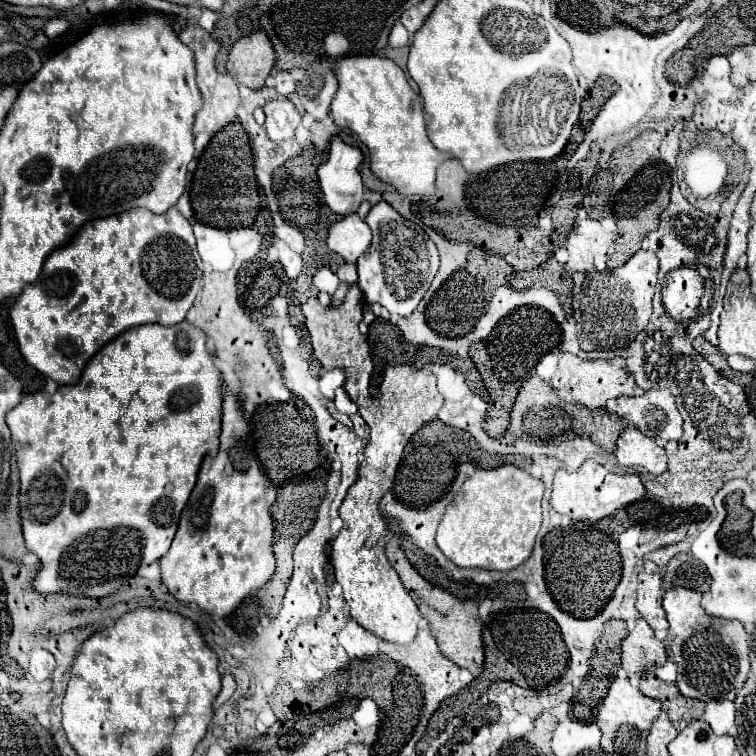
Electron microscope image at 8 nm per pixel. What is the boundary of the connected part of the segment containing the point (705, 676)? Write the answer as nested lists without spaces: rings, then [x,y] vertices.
[[[681,586],[665,592],[663,608],[665,608],[667,620],[669,620],[669,634],[665,638],[665,648],[667,648],[669,660],[677,664],[677,682],[675,684],[679,686],[681,694],[687,698],[699,698],[703,702],[733,700],[737,696],[739,688],[745,684],[747,672],[749,672],[749,656],[747,656],[749,654],[749,638],[747,638],[747,632],[741,626],[741,622],[709,616],[701,608],[701,592],[681,588]]]

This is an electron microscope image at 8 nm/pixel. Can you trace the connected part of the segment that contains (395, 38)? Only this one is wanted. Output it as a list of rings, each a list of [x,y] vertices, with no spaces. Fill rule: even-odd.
[[[395,22],[395,28],[391,30],[389,40],[391,40],[391,46],[393,48],[399,48],[399,46],[409,44],[409,34],[407,34],[407,30],[405,30],[405,26],[401,22]]]

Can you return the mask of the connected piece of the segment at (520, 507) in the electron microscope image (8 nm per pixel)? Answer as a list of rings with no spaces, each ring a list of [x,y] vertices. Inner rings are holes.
[[[517,466],[477,470],[463,482],[453,502],[445,508],[435,536],[439,550],[461,568],[517,568],[533,550],[533,542],[541,526],[543,490],[545,486],[541,480]]]

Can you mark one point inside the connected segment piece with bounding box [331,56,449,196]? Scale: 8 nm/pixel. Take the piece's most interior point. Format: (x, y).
(374, 100)

